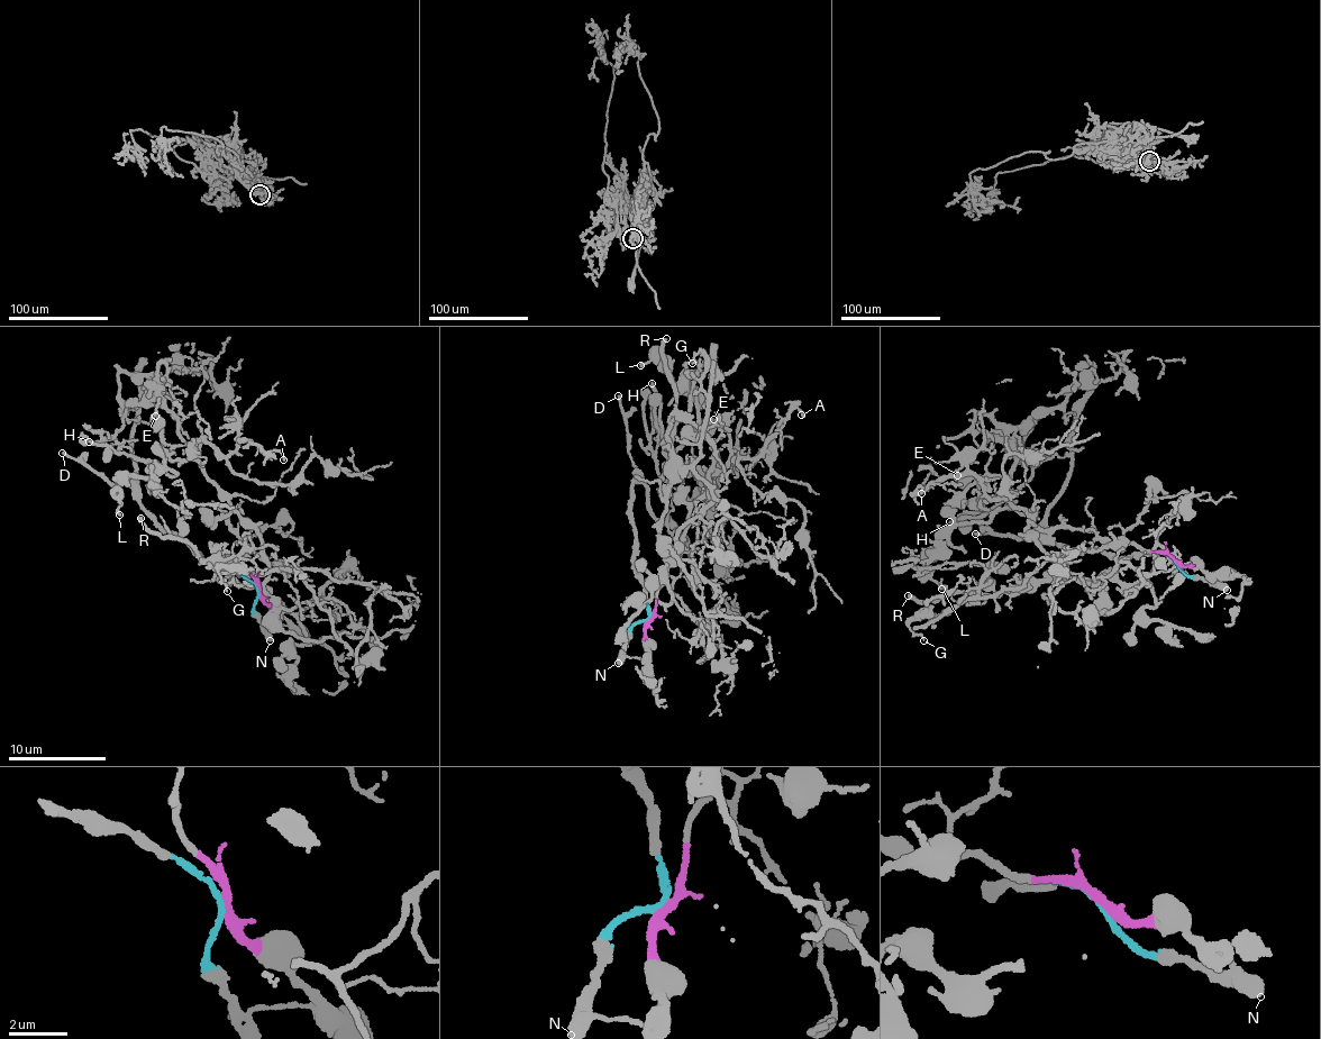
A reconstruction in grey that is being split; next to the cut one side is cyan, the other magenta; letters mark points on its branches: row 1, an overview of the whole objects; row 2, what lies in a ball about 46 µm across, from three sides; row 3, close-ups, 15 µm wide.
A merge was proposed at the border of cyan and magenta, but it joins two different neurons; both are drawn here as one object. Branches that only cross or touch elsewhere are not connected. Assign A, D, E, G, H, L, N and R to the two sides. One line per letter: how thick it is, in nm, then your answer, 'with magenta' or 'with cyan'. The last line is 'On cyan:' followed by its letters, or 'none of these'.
A: calibre 130 nm; with magenta
D: calibre 180 nm; with cyan
E: calibre 650 nm; with magenta
G: calibre 130 nm; with magenta
H: calibre 140 nm; with magenta
L: calibre 190 nm; with magenta
N: calibre 500 nm; with cyan
R: calibre 280 nm; with magenta
On cyan: D, N

